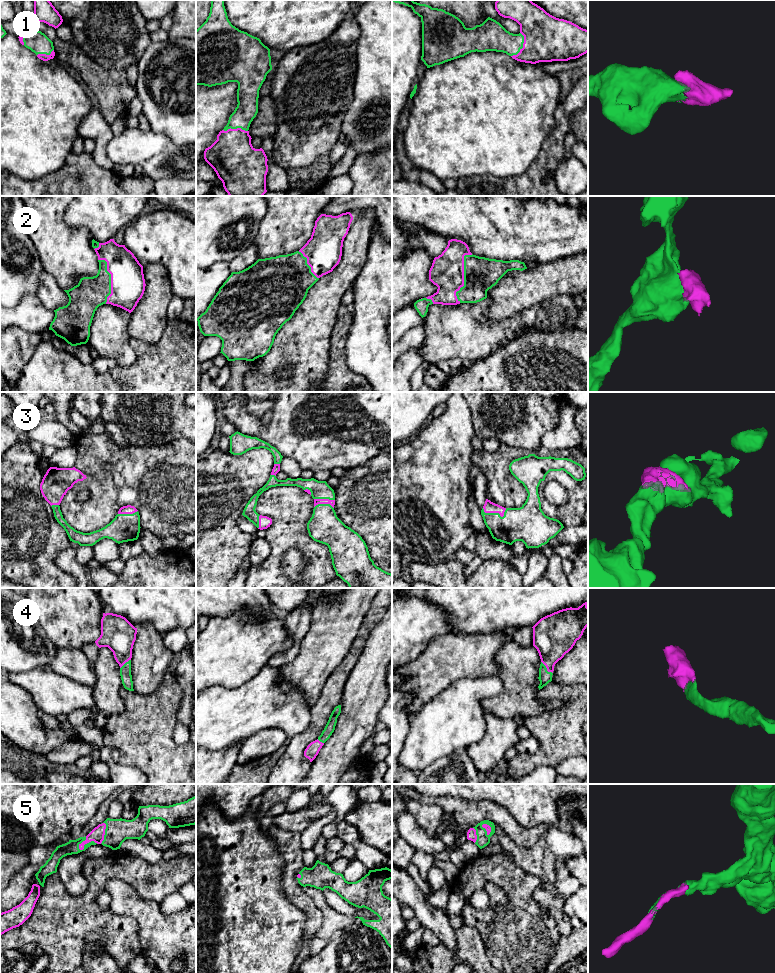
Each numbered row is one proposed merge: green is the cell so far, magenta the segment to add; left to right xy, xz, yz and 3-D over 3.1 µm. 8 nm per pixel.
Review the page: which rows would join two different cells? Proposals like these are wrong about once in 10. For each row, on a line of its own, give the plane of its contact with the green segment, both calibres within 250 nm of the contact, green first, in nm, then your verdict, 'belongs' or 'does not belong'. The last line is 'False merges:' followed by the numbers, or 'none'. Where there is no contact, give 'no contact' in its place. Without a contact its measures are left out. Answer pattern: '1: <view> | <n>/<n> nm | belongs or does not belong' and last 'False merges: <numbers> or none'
1: yz | 220/360 nm | belongs
2: yz | 280/280 nm | belongs
3: yz | 280/100 nm | belongs
4: yz | 100/320 nm | belongs
5: xy | 110/110 nm | belongs
False merges: none

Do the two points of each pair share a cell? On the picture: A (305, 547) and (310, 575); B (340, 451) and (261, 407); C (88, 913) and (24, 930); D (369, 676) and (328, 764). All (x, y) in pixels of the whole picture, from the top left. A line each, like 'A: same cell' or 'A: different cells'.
A: same cell
B: different cells
C: same cell
D: same cell

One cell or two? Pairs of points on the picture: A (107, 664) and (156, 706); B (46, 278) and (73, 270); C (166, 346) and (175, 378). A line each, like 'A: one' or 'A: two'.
A: two
B: two
C: one

